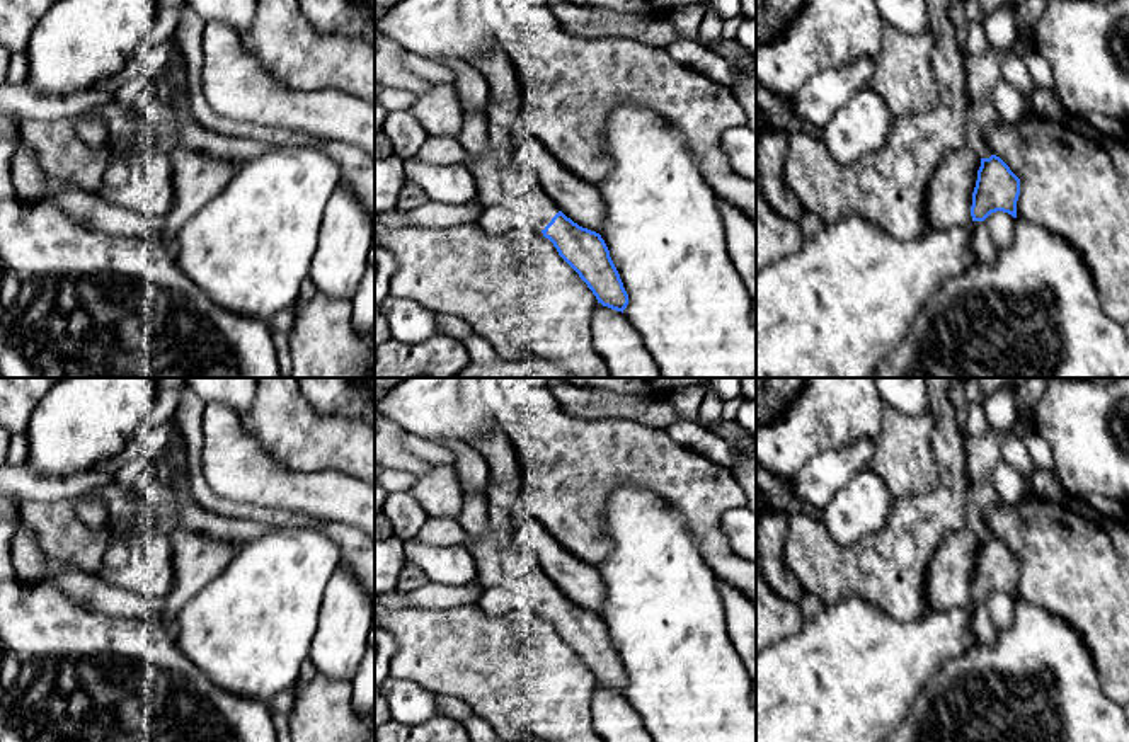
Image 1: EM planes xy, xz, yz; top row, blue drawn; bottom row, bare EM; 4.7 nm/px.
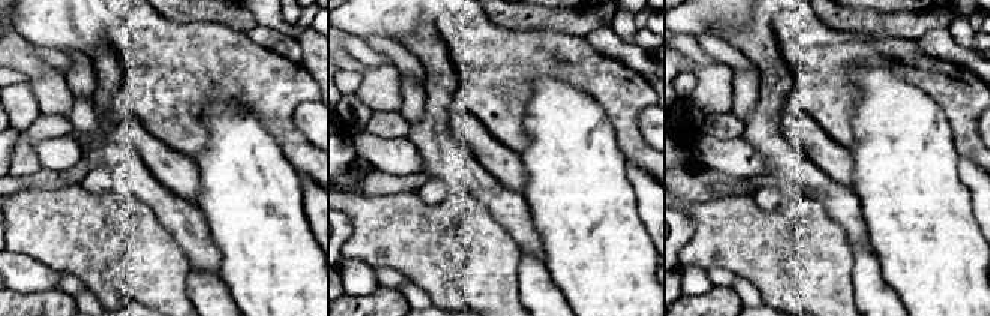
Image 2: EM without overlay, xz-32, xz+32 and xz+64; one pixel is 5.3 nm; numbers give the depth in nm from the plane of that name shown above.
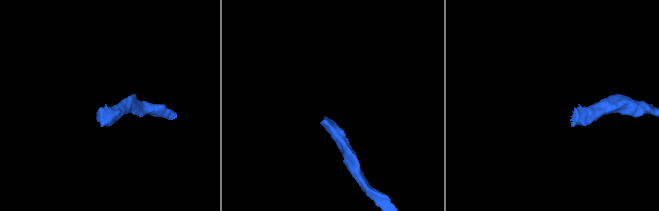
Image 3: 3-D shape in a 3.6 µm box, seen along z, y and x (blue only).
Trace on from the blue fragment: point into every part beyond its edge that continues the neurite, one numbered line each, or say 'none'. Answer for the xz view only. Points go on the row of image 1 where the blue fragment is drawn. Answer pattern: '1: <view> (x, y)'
1: xz (499, 182)

